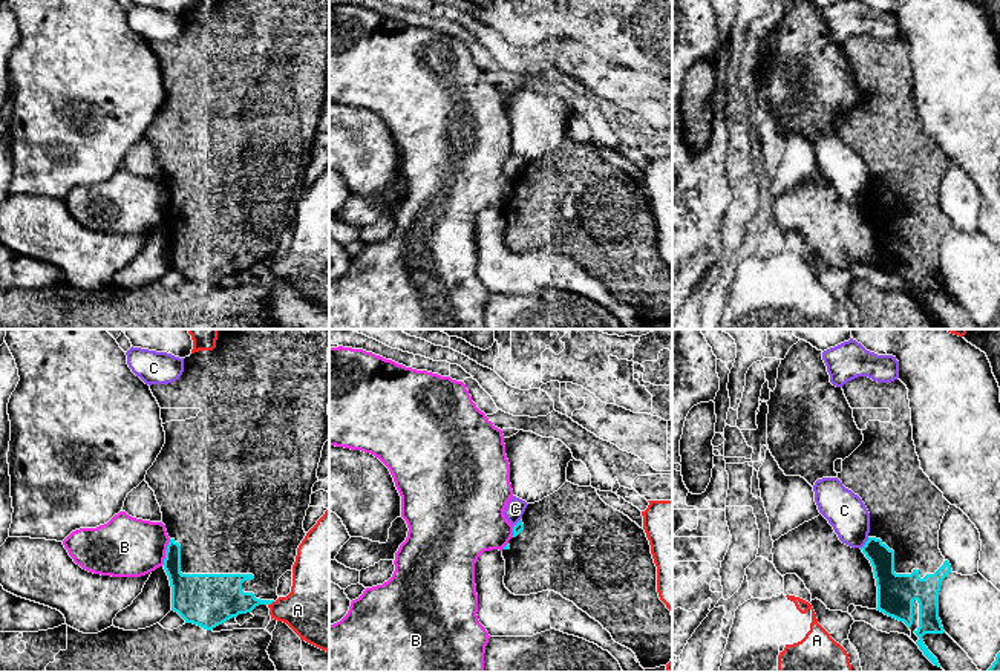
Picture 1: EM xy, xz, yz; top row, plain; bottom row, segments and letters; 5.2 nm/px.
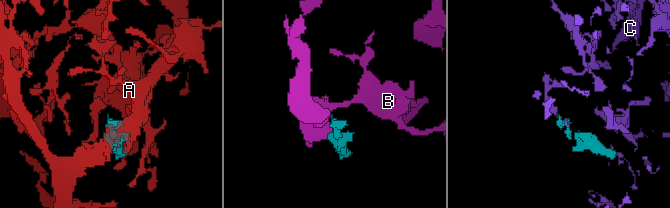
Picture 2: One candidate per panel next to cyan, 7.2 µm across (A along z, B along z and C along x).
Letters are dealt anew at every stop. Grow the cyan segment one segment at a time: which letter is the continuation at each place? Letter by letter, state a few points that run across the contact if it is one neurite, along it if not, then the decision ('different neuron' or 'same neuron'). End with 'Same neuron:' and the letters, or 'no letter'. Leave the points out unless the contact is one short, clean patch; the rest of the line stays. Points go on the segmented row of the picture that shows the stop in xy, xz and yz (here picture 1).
A: line xy (273, 600), (268, 605); different neuron
B: different neuron
C: line yz (869, 538), (861, 548); different neuron
Same neuron: no letter

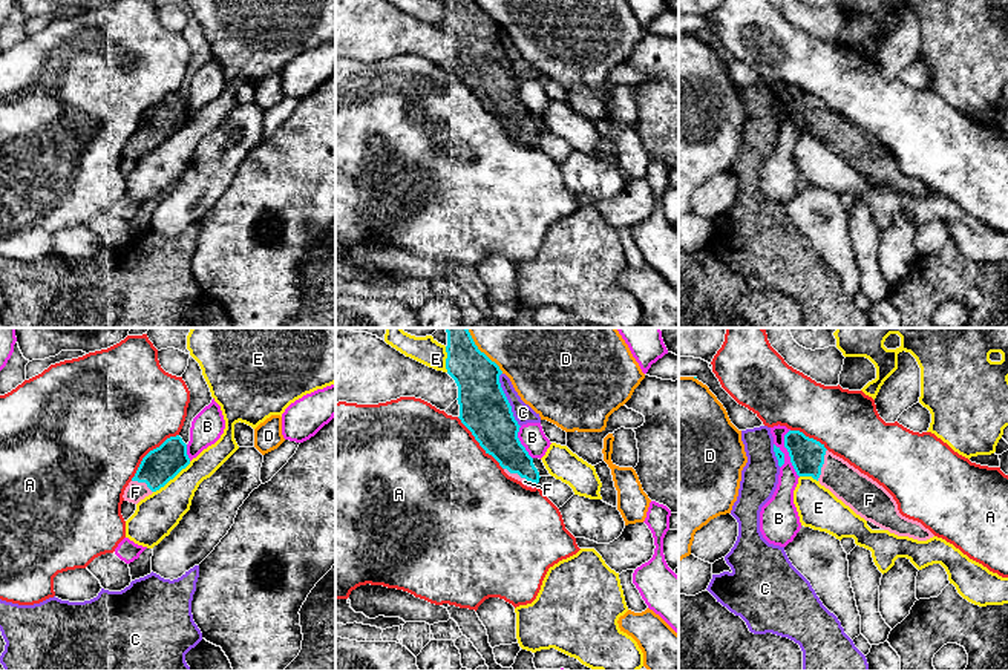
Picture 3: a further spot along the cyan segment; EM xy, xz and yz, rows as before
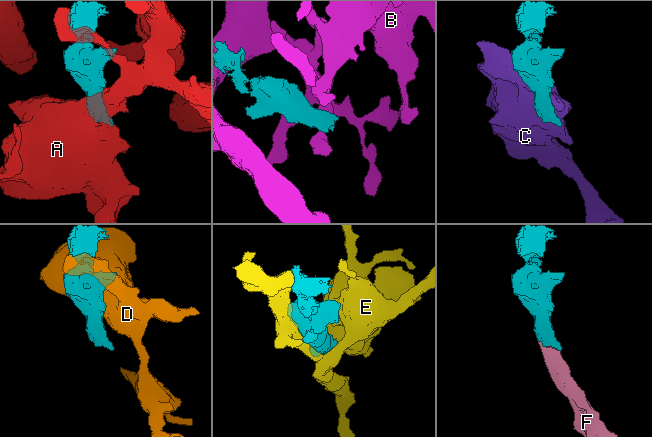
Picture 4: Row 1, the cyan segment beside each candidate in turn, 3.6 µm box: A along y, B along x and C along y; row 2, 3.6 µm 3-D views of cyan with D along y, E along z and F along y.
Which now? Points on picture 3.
A: different neuron
B: line yz (789, 429), (785, 435), (785, 448), (798, 477); different neuron
C: different neuron
D: different neuron
E: different neuron
F: line xz (498, 435), (521, 468), (521, 477), (524, 481); same neuron
Same neuron: F

